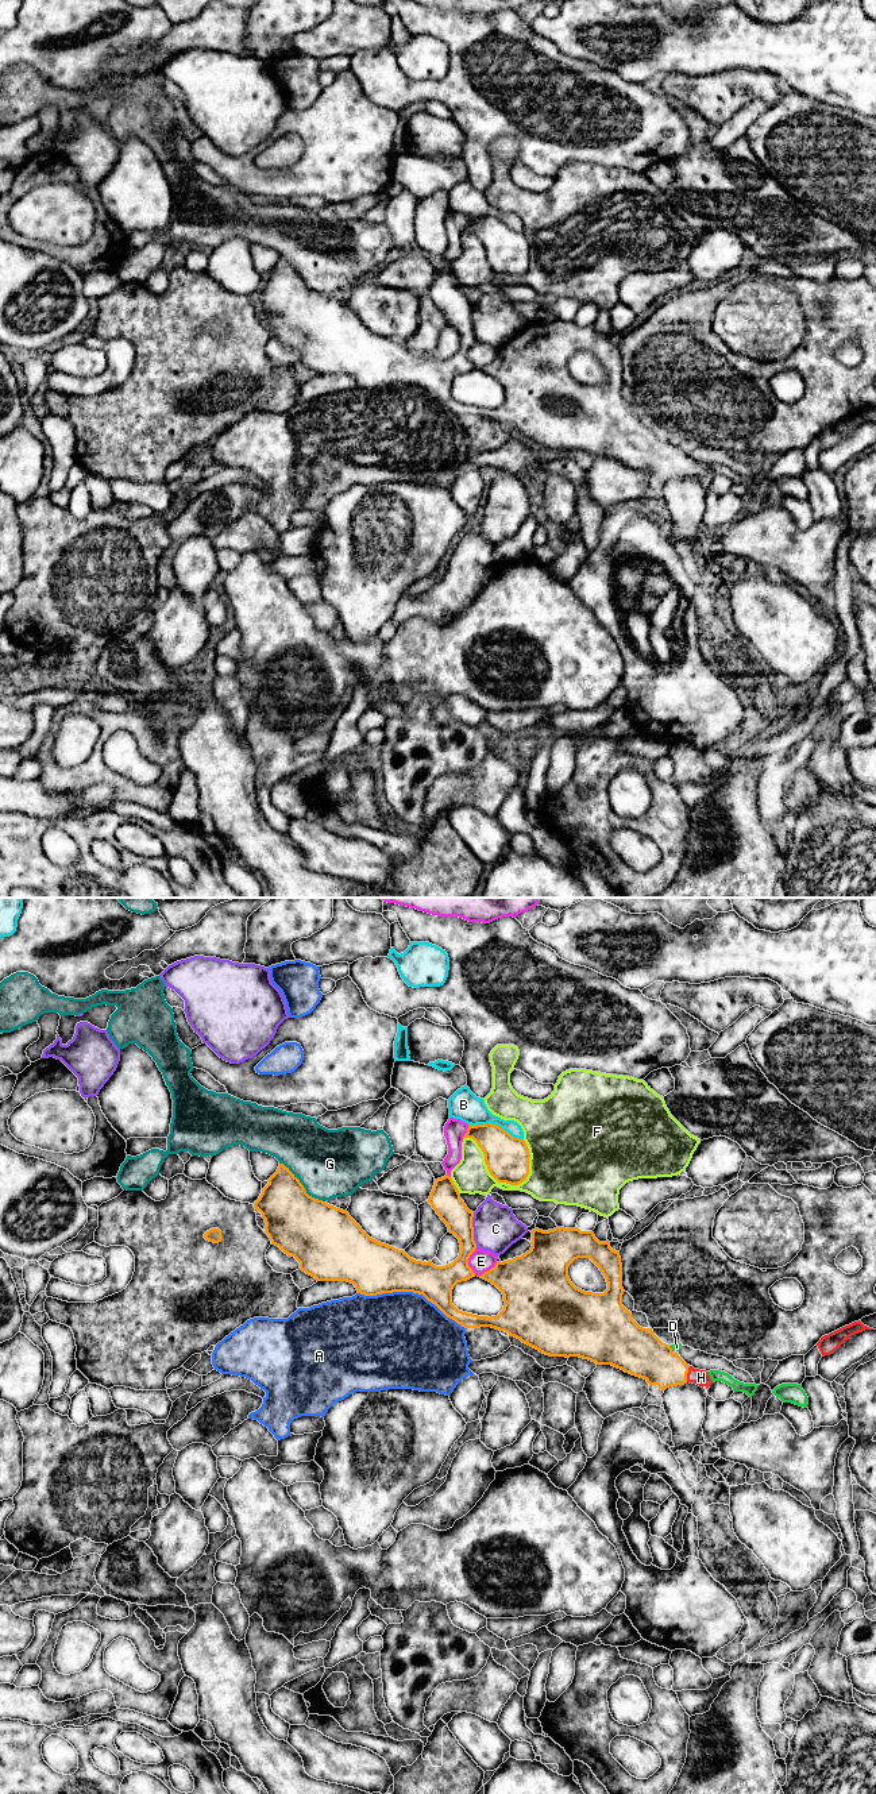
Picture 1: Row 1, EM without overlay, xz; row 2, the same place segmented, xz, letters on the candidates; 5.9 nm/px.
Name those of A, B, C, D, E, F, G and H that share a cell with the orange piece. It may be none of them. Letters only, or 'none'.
H

